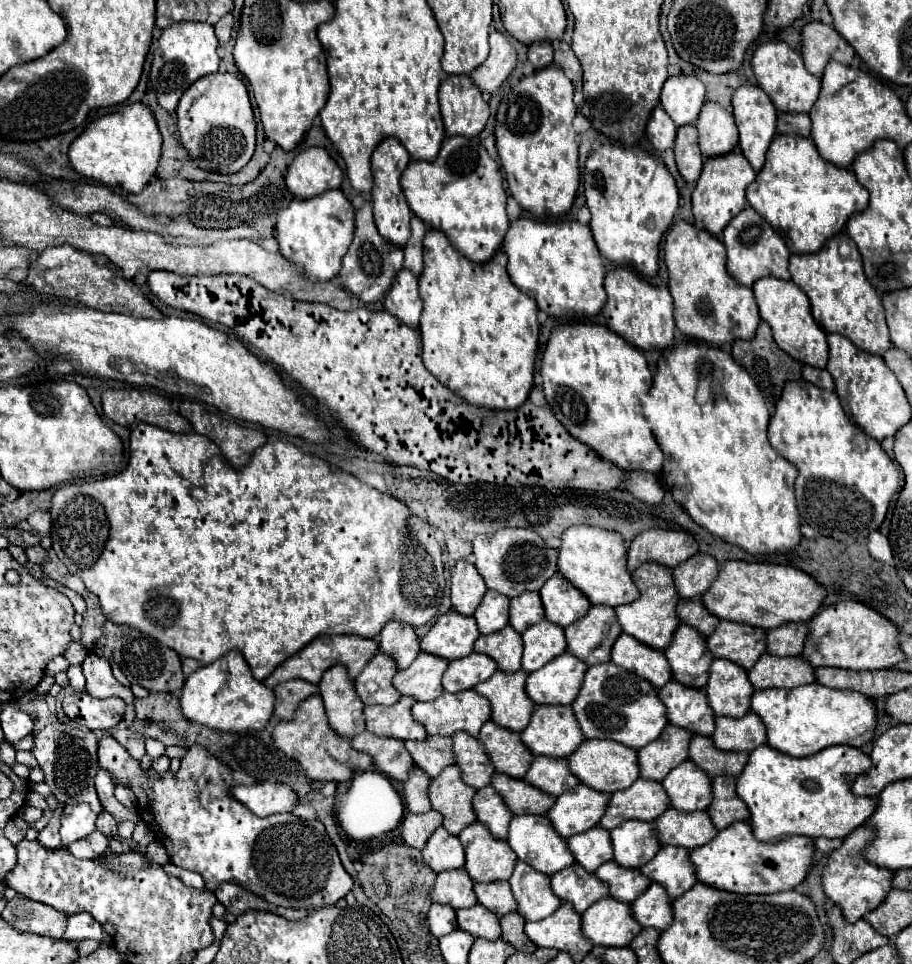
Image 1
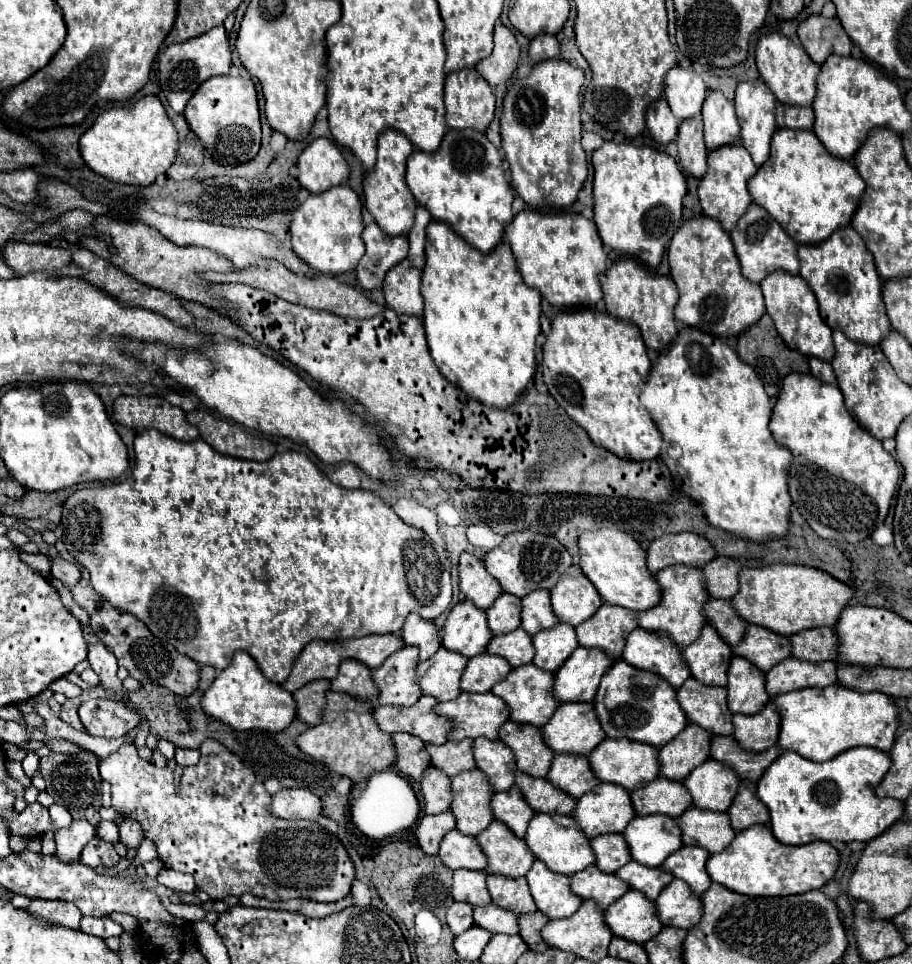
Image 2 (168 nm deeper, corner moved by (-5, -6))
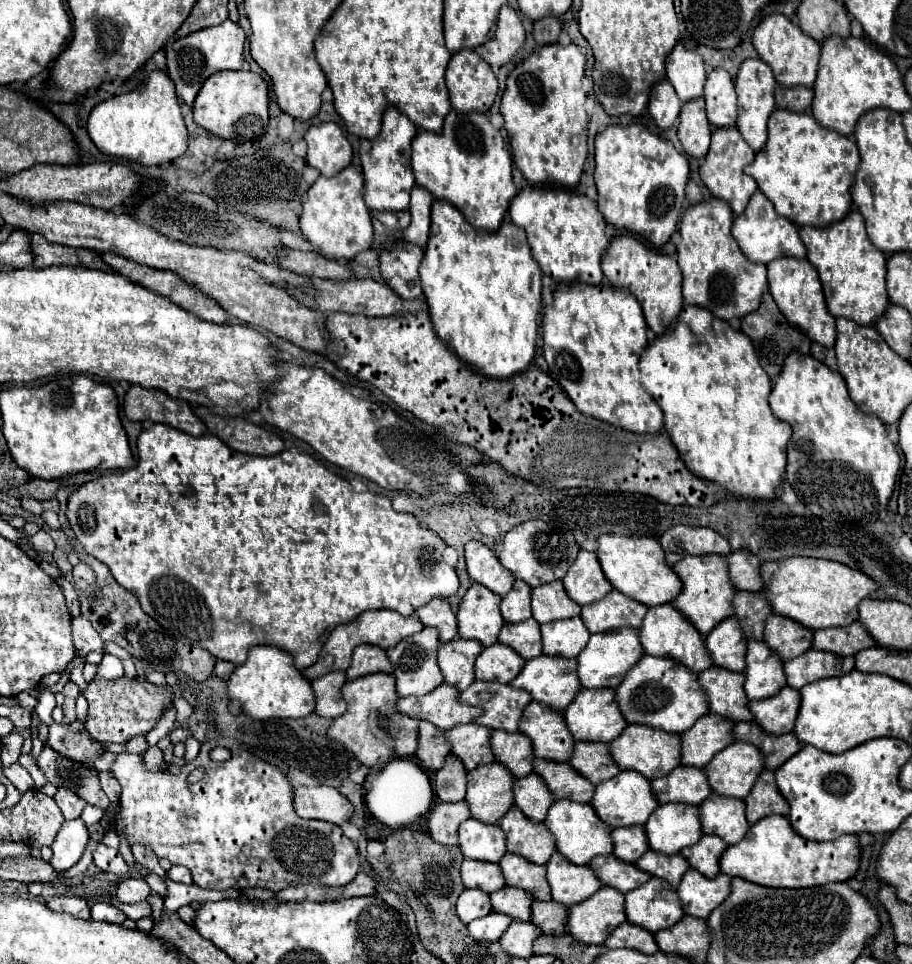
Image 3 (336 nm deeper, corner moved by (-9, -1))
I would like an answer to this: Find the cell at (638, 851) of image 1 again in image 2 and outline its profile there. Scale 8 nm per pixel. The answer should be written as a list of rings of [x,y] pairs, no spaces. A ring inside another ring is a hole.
[[[669,815],[635,817],[623,835],[633,859],[647,867],[659,867],[671,853],[683,847],[677,819]]]

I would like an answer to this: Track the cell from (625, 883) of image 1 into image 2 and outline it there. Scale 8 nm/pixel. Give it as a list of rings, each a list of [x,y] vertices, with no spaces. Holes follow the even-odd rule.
[[[629,861],[623,865],[617,875],[627,881],[633,889],[639,889],[647,895],[647,899],[655,901],[663,887],[667,887],[673,881],[673,875],[669,871],[663,871],[663,867],[643,867],[641,863]]]

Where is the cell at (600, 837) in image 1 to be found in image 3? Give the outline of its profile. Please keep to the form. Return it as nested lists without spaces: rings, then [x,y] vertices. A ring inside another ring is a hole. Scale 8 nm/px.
[[[627,826],[611,830],[613,854],[623,862],[637,862],[647,852],[647,838],[643,838],[643,826]]]

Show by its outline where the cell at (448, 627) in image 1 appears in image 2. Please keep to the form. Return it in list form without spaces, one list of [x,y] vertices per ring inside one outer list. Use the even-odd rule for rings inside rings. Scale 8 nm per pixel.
[[[469,599],[457,603],[441,631],[443,647],[465,657],[475,657],[487,649],[493,633],[487,625],[487,613],[475,607]]]

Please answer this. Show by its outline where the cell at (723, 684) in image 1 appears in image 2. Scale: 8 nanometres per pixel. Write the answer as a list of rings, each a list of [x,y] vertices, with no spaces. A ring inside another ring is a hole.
[[[737,655],[729,667],[727,691],[729,709],[733,713],[755,715],[769,703],[769,695],[765,691],[765,673],[759,671],[751,661]]]

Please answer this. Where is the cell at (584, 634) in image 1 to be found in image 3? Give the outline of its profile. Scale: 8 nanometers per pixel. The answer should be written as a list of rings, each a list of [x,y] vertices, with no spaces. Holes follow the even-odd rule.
[[[613,590],[603,600],[581,608],[581,620],[591,634],[611,632],[617,628],[639,628],[647,614],[647,606],[625,598]]]

